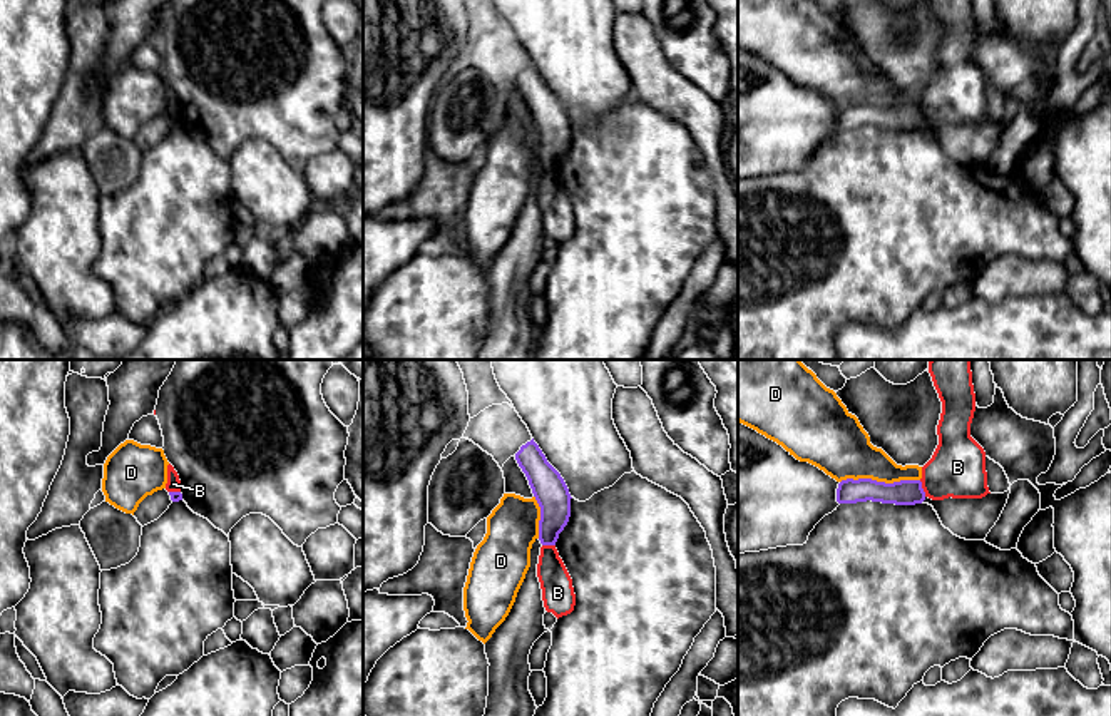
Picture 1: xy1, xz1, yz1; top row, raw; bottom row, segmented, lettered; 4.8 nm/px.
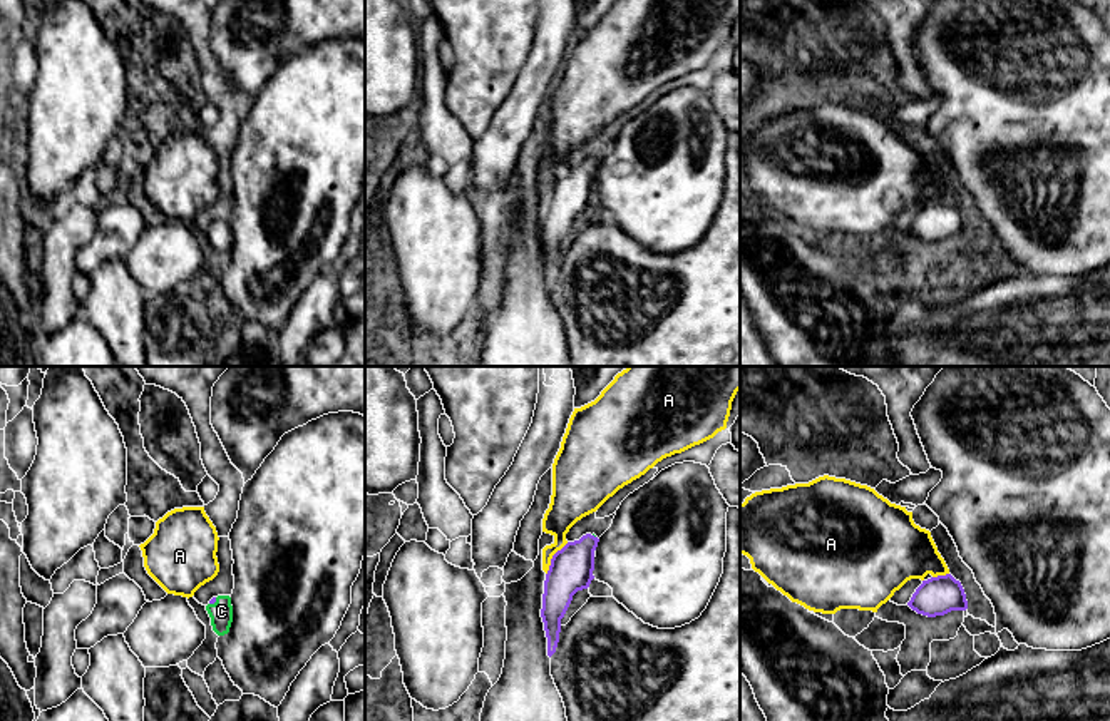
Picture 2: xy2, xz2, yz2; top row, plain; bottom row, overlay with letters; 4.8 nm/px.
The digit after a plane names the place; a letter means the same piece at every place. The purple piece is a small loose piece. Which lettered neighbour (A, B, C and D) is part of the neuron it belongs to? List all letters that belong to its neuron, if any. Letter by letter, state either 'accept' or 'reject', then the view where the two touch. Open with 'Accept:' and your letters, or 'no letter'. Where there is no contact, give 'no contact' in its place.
Accept: C
A: reject | xz2
B: reject | yz1
C: accept | xy2
D: reject | yz1

